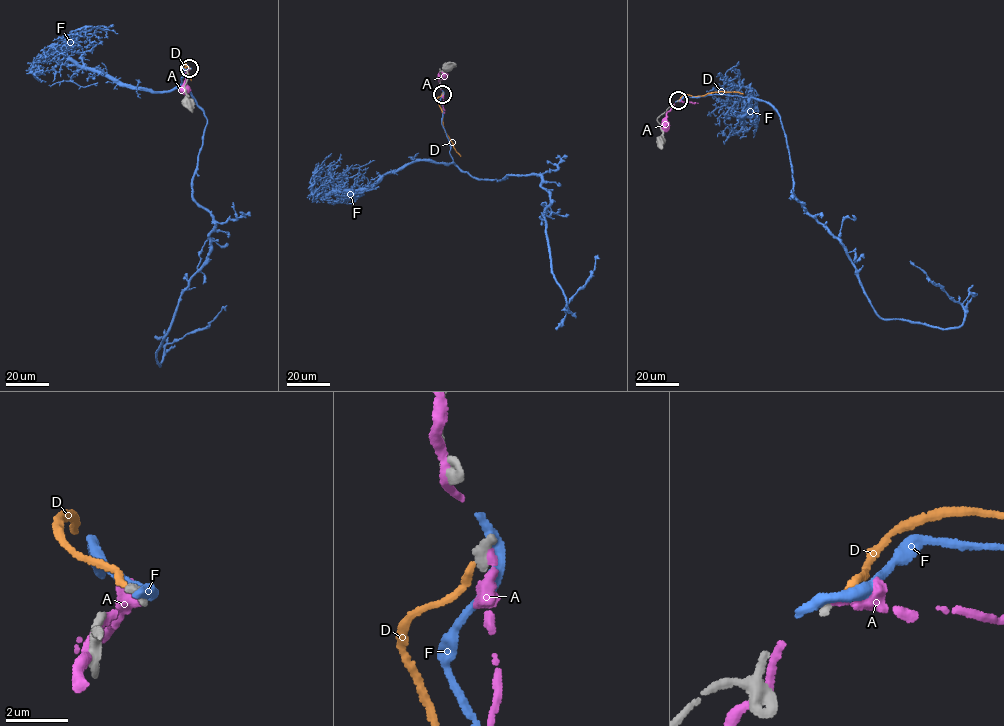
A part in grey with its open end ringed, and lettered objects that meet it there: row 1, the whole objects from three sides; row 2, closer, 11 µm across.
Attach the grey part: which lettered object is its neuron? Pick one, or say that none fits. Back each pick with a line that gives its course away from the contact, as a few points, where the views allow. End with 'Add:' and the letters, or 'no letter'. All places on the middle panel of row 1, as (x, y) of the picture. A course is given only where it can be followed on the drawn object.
Add: no letter

